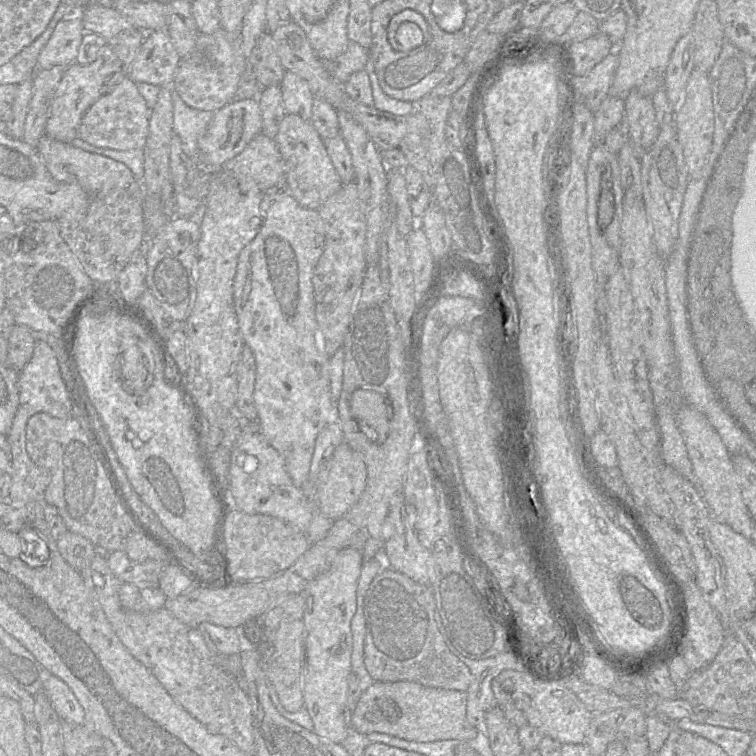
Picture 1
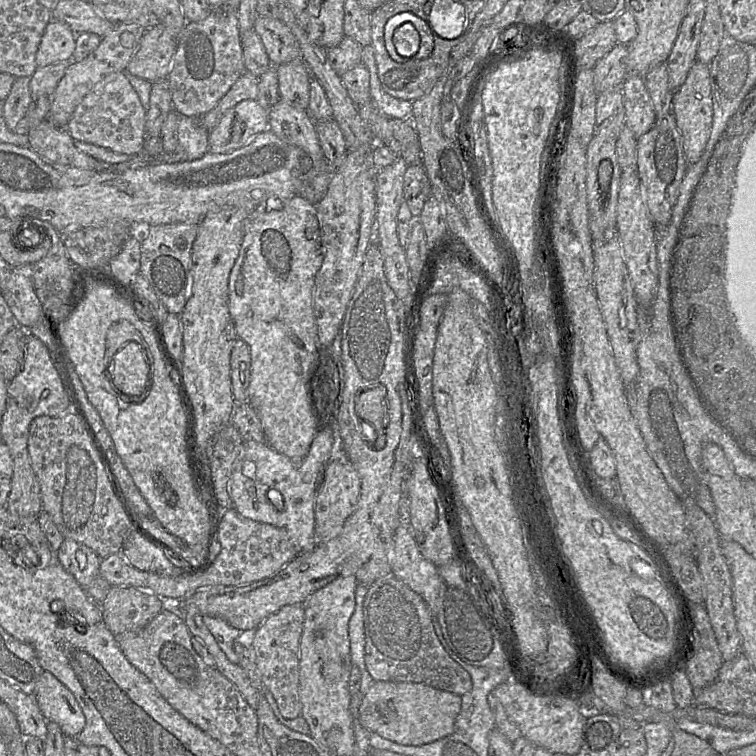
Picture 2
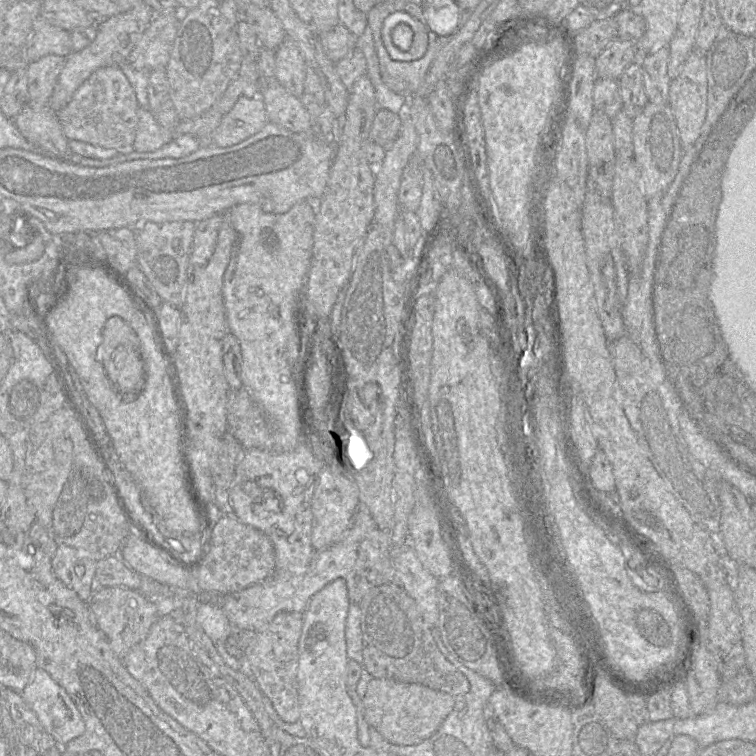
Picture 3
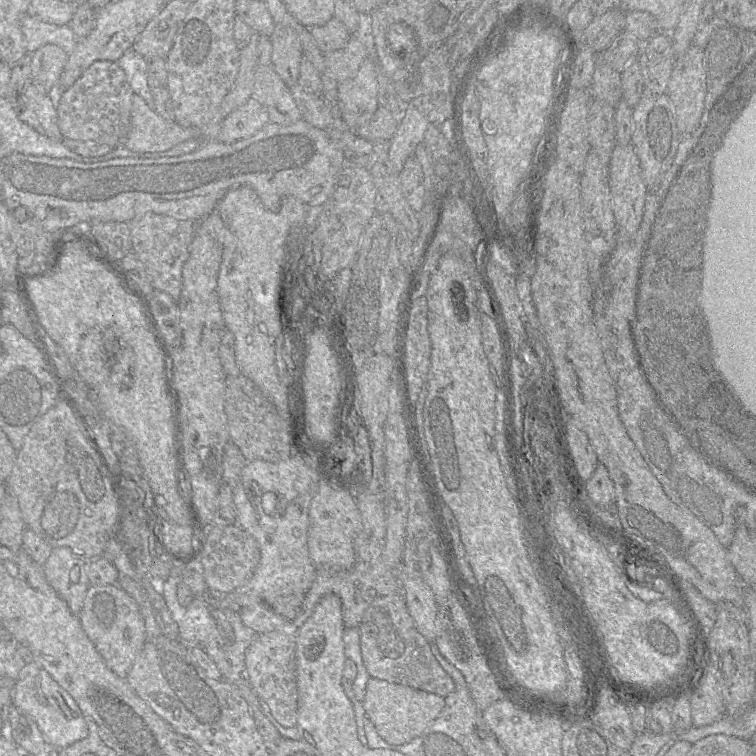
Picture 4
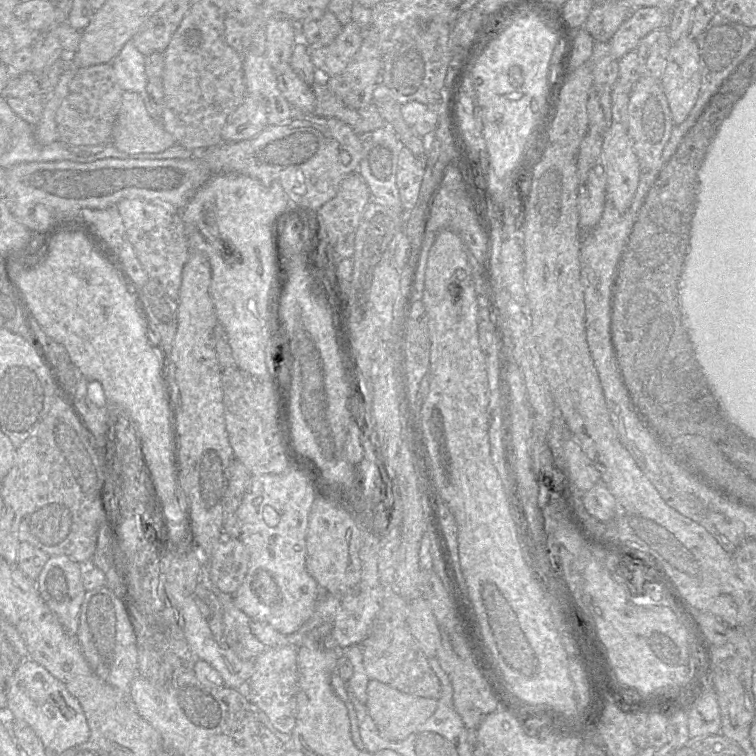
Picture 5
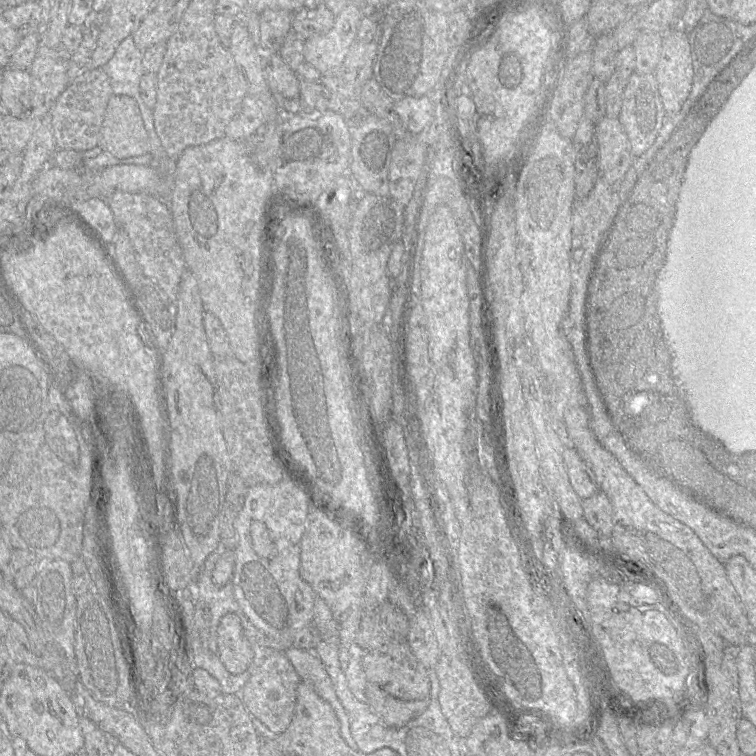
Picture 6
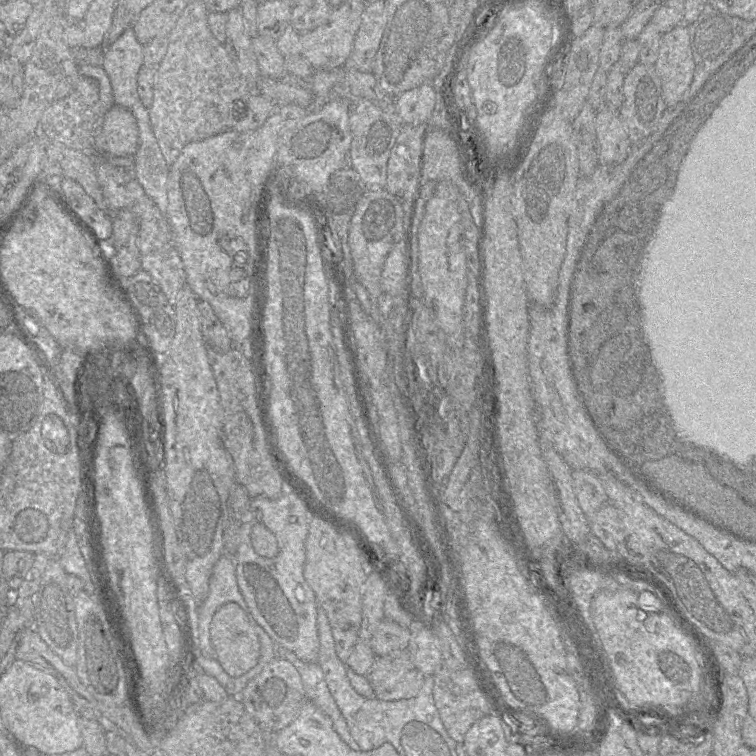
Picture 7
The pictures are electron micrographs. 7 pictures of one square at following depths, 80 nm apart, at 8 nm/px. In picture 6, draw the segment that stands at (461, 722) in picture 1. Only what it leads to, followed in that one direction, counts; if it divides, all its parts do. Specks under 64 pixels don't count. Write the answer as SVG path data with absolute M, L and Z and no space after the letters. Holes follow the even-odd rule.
M377 684L366 685L368 704L381 722L391 728L400 728L424 712L429 700L404 701L384 692Z

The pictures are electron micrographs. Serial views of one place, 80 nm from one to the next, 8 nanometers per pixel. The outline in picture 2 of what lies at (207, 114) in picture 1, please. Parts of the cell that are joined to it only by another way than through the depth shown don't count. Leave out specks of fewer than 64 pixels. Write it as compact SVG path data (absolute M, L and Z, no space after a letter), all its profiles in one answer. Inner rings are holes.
M178 114L178 144L186 152L187 160L199 159L209 151L209 131L197 118Z

